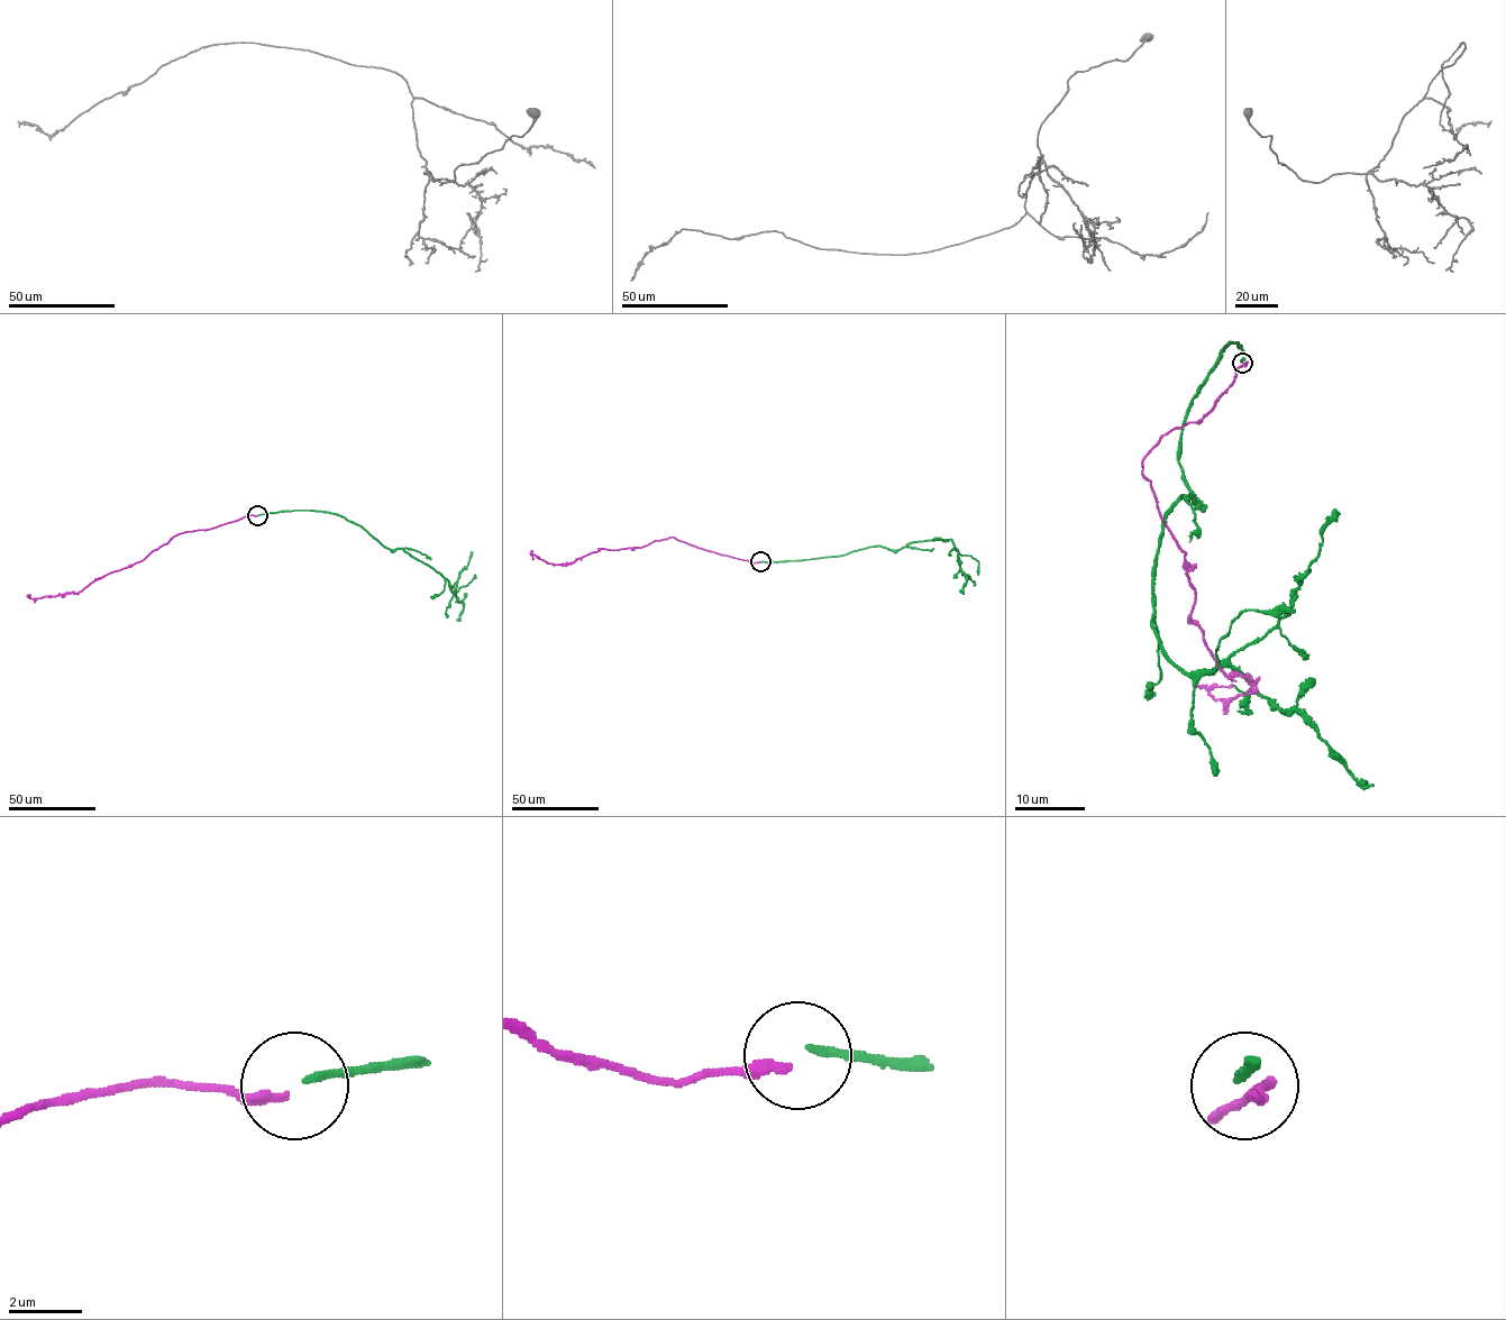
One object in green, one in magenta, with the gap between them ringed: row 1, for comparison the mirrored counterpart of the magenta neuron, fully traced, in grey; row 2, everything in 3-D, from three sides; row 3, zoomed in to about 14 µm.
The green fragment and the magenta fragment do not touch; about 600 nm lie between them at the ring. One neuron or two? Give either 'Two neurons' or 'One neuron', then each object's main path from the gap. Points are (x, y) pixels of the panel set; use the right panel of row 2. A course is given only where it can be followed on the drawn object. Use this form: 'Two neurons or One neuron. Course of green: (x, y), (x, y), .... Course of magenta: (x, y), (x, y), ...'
Two neurons. Course of green: (1240, 361), (1229, 344), (1188, 404), (1196, 504), (1166, 514), (1160, 649), (1201, 674), (1258, 643), (1336, 510). Course of magenta: (1243, 364), (1203, 418), (1143, 460), (1185, 553), (1190, 616), (1229, 678), (1253, 689), (1213, 698), (1233, 684)

